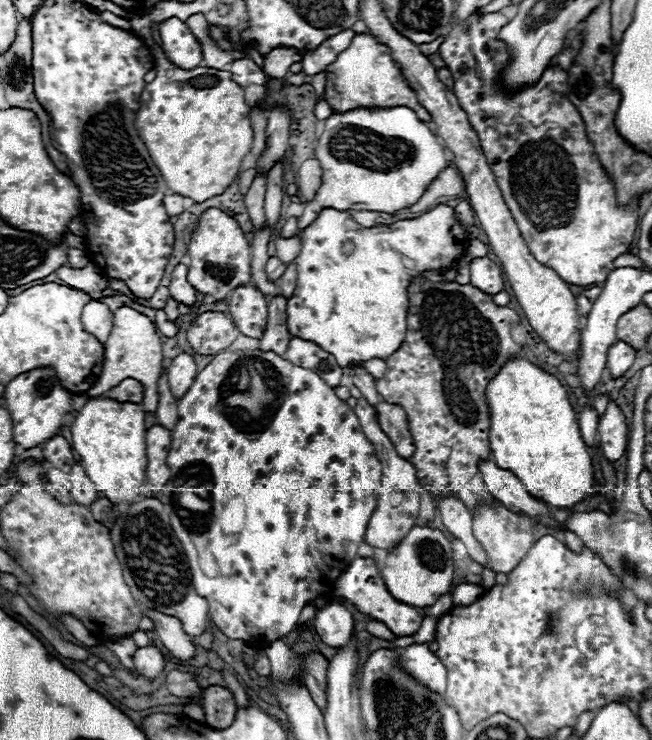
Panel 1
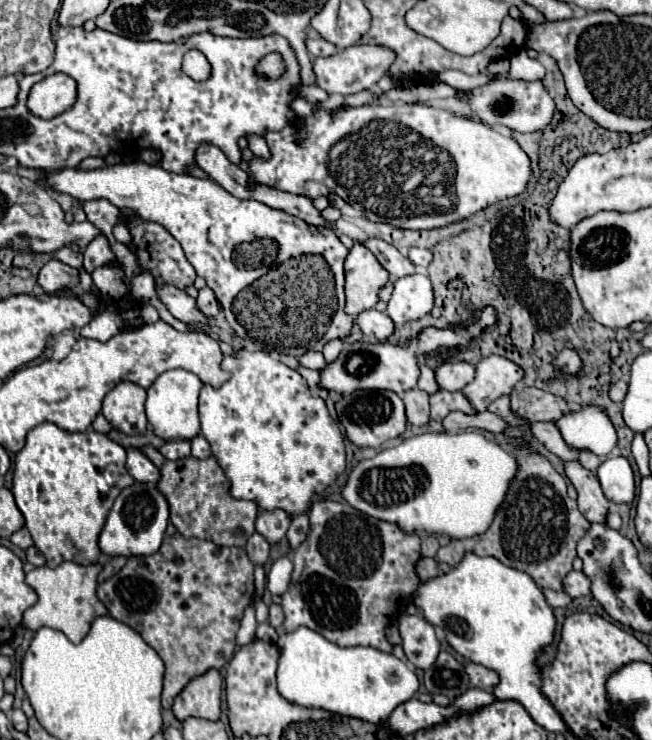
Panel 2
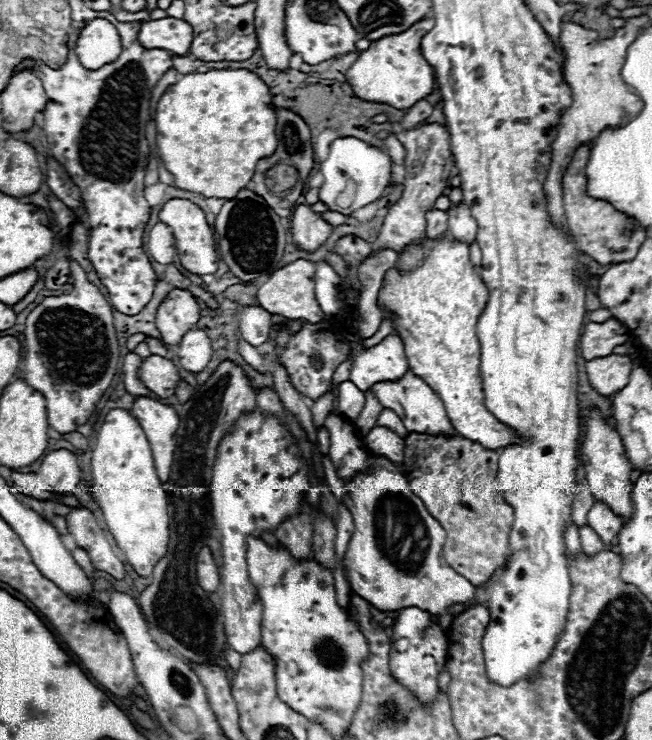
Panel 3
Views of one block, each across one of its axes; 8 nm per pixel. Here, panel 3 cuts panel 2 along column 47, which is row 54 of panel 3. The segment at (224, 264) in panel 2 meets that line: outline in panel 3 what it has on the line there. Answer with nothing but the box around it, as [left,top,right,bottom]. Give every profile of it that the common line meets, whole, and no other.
[140,16,192,56]

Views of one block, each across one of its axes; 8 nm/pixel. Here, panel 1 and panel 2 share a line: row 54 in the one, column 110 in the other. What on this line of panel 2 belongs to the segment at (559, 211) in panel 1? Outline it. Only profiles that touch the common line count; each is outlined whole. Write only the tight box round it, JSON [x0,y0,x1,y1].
[12,422,134,568]

